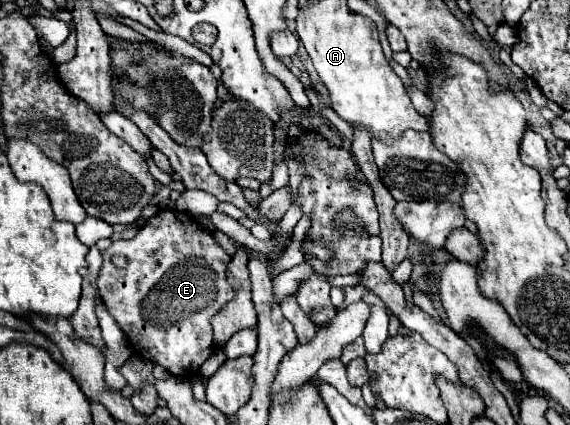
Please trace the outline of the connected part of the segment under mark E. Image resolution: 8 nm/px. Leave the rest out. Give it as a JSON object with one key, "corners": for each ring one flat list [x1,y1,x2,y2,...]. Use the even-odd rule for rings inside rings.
{"corners":[[160,209,144,223,144,227,140,227,134,239,114,241,106,251,102,251,102,259,104,263,98,277,102,301,106,303,106,307,110,307,114,319,118,319,118,325,126,333,136,355,166,367,178,379,198,377,202,363,216,351,210,319,236,295,236,289,226,279,226,269,232,261,232,255,228,255,218,245,212,233,200,229,200,225,186,213,178,209],[114,253,126,255,128,267,116,269,114,265,110,265,110,257]]}

